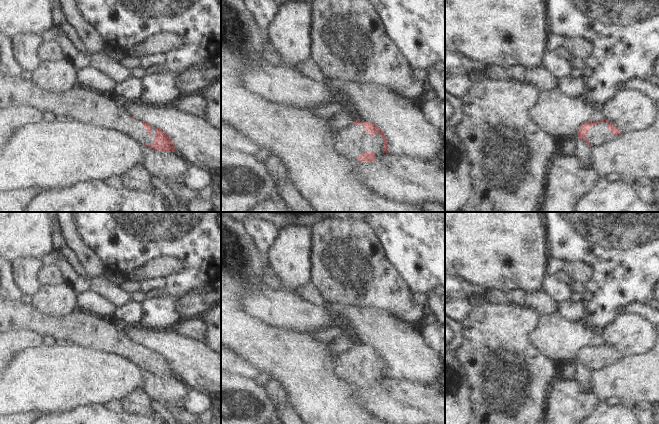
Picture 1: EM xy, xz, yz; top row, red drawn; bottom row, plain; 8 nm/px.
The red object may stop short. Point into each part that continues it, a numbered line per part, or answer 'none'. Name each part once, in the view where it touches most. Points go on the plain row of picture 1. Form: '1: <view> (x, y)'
1: yz (599, 357)

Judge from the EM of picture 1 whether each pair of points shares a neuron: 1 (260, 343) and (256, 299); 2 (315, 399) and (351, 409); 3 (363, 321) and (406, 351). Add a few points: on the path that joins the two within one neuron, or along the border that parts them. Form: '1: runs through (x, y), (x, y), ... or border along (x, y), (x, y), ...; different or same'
1: border along (240, 302), (245, 310), (257, 316), (263, 322); different
2: runs through (324, 400), (333, 409), (342, 409); same
3: runs through (374, 326), (395, 340); same

